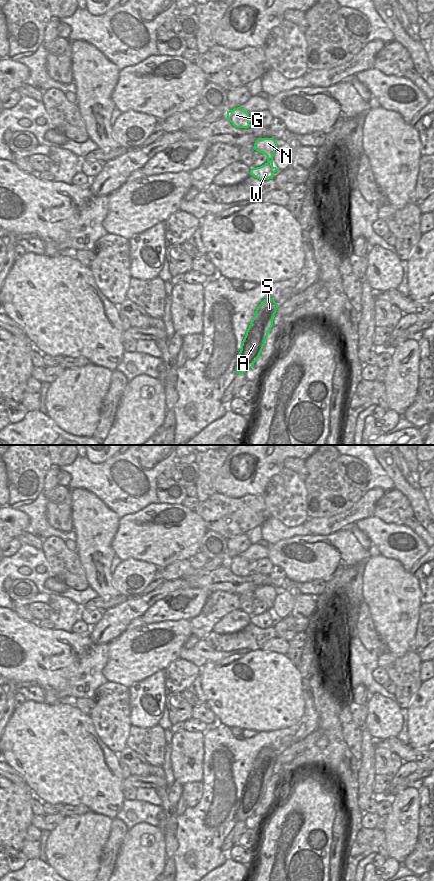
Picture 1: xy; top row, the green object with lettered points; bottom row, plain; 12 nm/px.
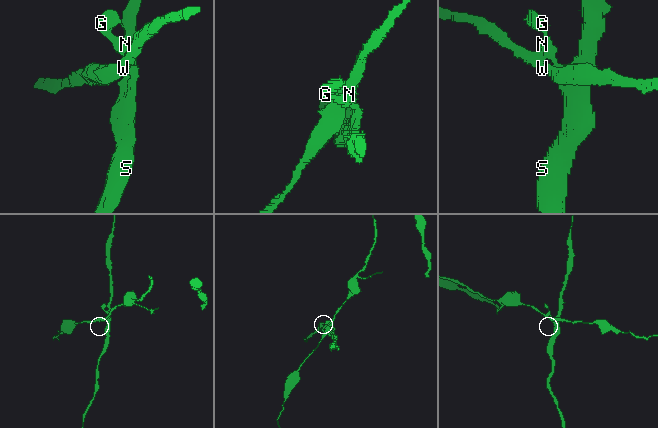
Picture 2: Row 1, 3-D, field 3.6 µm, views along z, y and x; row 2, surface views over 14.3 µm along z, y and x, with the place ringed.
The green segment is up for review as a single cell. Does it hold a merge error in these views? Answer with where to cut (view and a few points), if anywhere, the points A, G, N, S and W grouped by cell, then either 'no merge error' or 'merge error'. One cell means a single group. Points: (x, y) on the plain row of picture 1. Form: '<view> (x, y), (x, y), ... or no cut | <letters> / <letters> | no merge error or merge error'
xy (268, 609), (271, 610) | A G N S / W | merge error

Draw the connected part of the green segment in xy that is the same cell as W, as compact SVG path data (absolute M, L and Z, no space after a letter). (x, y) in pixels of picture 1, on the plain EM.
M267 610L264 613L250 618L250 623L254 624L259 628L273 627L276 619L280 619L278 616L273 614L273 610Z

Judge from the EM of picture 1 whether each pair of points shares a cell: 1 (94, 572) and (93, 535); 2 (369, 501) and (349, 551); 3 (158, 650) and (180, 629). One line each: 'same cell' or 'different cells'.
1: same cell
2: different cells
3: same cell

